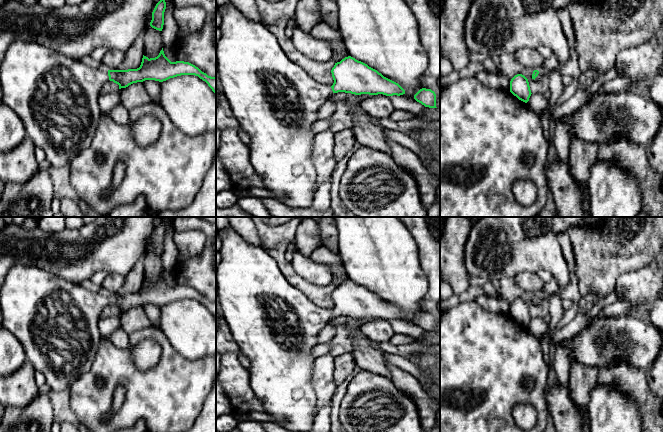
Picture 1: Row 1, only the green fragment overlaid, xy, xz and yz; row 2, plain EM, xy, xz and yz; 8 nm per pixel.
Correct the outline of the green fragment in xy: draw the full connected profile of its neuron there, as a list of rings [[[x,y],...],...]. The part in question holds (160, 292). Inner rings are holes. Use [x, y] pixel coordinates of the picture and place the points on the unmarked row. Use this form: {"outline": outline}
{"outline": [[[12,266],[0,289],[0,306],[3,314],[3,327],[10,331],[21,343],[27,360],[35,370],[41,371],[46,377],[47,388],[53,391],[69,389],[77,375],[90,371],[95,361],[99,343],[103,336],[98,327],[102,310],[108,304],[119,309],[119,313],[145,304],[166,305],[181,299],[195,299],[205,305],[216,319],[216,301],[208,300],[195,289],[176,285],[171,286],[164,278],[163,272],[155,282],[143,279],[142,286],[137,293],[106,294],[104,292],[90,292],[77,283],[70,282],[50,272],[35,266]]]}

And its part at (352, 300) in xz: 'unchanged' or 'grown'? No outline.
grown

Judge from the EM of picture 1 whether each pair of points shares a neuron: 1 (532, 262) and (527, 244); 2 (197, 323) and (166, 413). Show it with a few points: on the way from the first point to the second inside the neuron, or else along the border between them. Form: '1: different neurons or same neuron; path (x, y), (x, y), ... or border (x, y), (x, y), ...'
1: same neuron; path (532, 258), (531, 248)
2: different neurons; border (168, 341), (189, 359), (205, 356)

